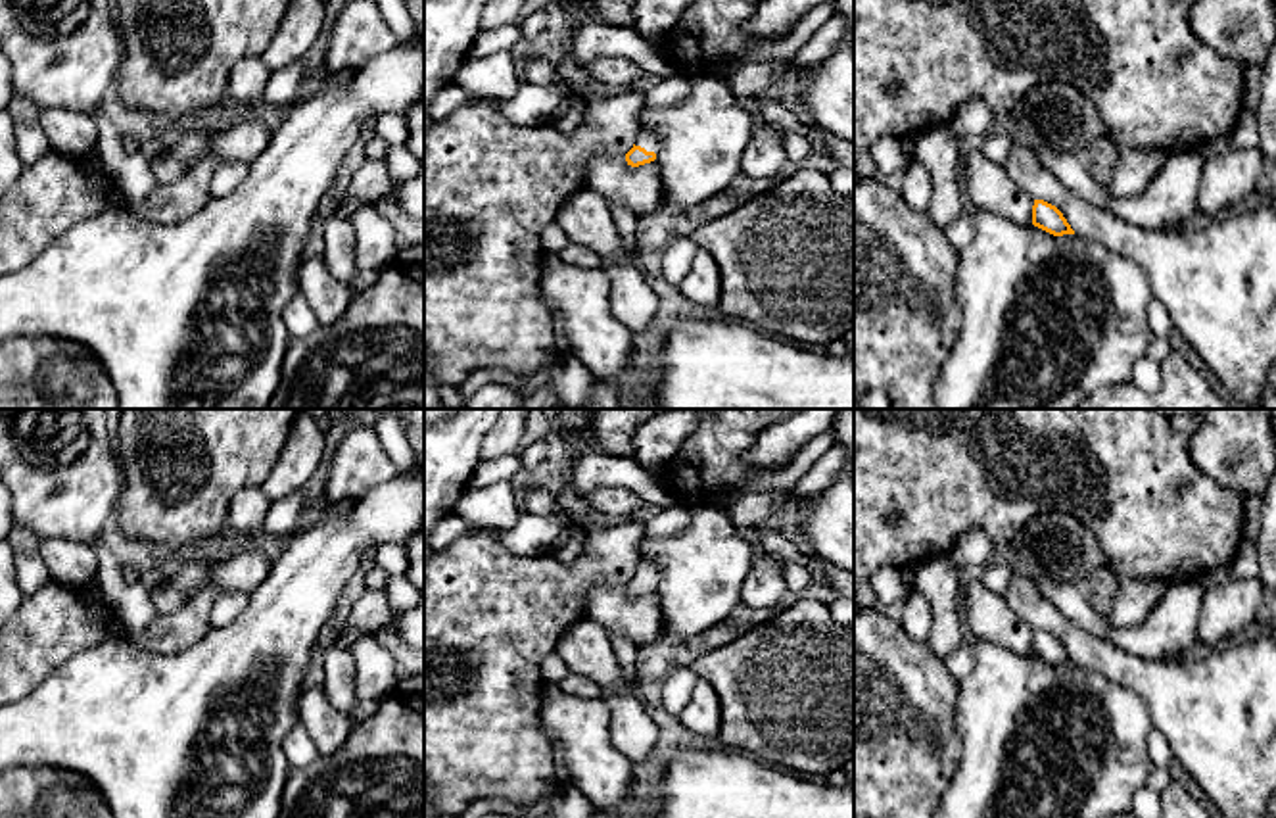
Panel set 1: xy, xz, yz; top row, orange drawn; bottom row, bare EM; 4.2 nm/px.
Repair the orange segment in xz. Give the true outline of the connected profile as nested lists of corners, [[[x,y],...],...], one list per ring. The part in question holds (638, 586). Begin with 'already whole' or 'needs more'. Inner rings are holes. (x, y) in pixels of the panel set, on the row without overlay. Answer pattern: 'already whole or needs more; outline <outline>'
needs more; outline [[[643,559],[633,574],[633,578],[626,584],[626,591],[631,597],[639,597],[656,589],[660,582],[658,566],[652,559]]]

